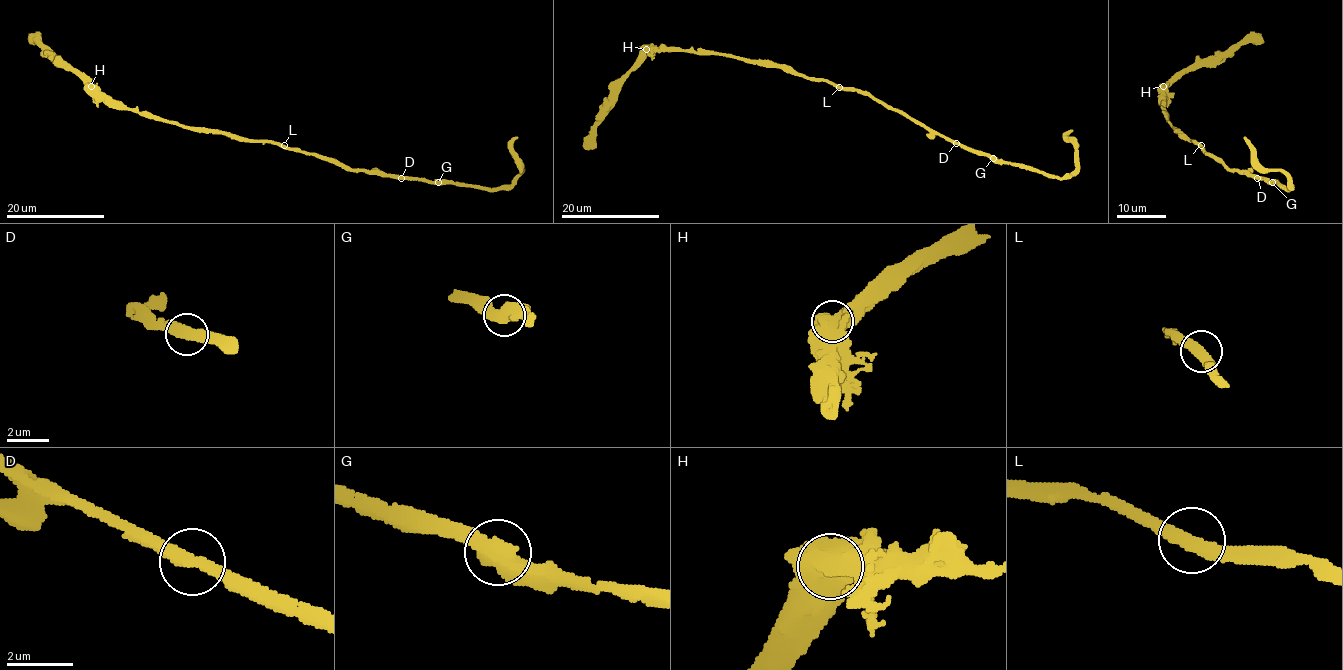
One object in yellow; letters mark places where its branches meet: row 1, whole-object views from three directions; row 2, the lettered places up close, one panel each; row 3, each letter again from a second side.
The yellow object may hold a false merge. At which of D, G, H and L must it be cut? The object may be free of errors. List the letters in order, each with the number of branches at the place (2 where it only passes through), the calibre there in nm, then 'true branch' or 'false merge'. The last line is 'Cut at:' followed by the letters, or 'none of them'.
D: 2 branches meet; 440 nm thick; true branch
G: 2 branches meet; 600 nm thick; true branch
H: 2 branches meet; 950 nm thick; false merge
L: 2 branches meet; 400 nm thick; true branch
Cut at: H

